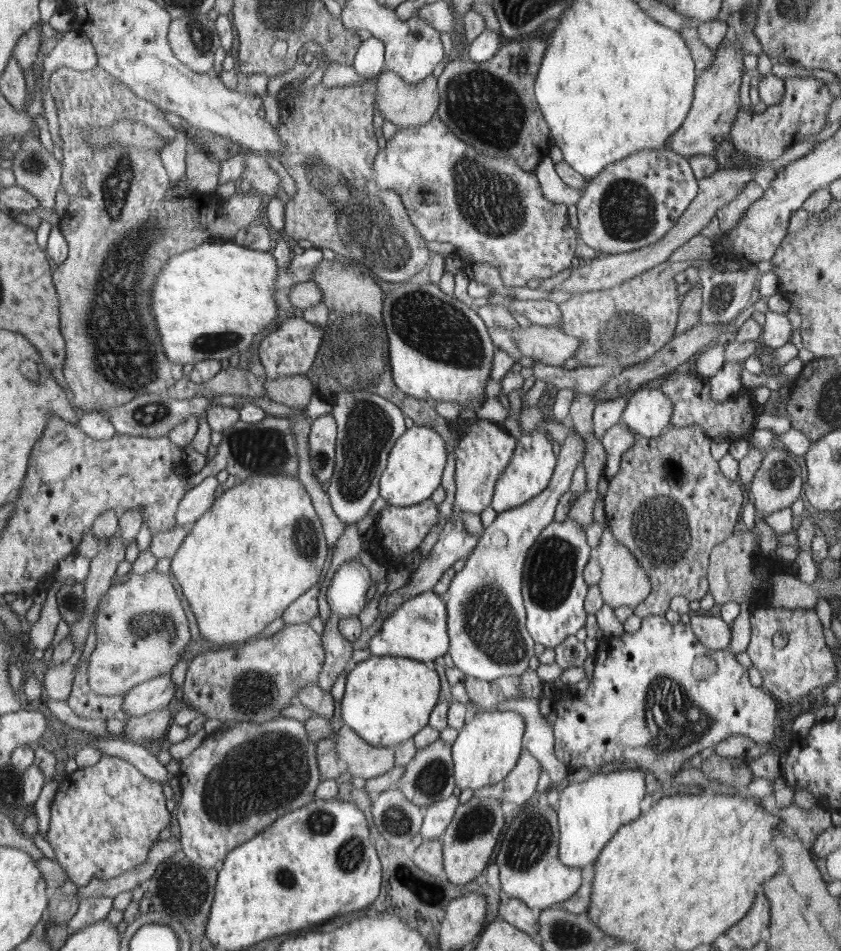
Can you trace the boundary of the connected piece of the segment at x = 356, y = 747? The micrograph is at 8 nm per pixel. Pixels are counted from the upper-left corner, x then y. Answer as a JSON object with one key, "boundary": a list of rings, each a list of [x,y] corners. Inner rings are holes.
{"boundary":[[[347,725],[336,733],[335,740],[339,760],[353,777],[374,779],[396,765],[394,746],[372,746]]]}

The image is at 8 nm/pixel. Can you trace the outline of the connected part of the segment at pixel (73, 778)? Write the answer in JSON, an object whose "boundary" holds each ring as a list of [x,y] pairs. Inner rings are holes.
{"boundary":[[[104,754],[95,766],[68,773],[59,782],[51,804],[47,841],[54,849],[56,859],[68,878],[81,887],[90,884],[93,879],[104,881],[116,878],[139,864],[144,864],[152,846],[159,840],[160,832],[168,827],[170,820],[172,813],[166,810],[162,786],[153,779],[145,778],[142,772],[126,759]]]}

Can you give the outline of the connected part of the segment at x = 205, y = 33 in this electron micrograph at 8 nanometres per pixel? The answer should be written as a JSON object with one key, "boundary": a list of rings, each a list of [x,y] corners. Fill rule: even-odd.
{"boundary":[[[192,14],[172,19],[168,34],[169,46],[185,68],[200,75],[212,73],[214,52],[220,48],[215,22],[207,15]]]}

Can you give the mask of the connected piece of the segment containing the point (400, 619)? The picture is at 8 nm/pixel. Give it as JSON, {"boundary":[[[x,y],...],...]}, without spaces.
{"boundary":[[[433,590],[406,599],[384,622],[369,641],[368,649],[374,656],[400,656],[420,662],[440,660],[449,652],[447,608],[444,597]]]}

